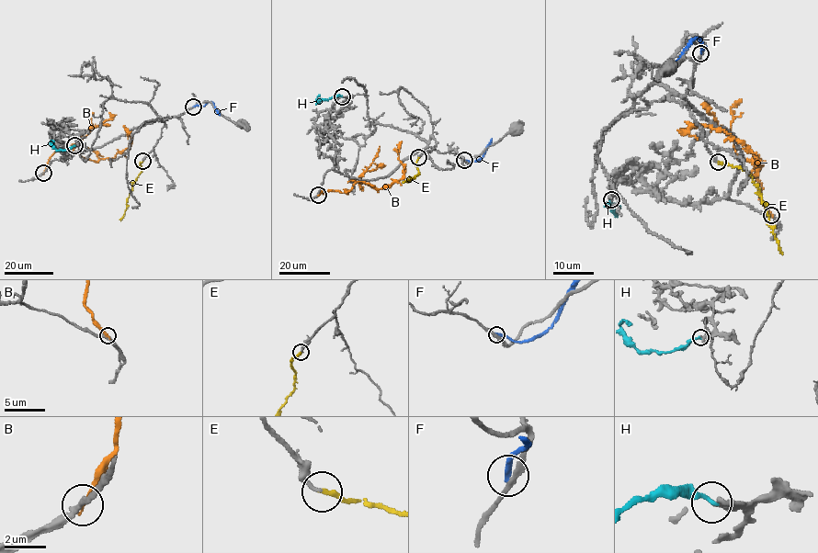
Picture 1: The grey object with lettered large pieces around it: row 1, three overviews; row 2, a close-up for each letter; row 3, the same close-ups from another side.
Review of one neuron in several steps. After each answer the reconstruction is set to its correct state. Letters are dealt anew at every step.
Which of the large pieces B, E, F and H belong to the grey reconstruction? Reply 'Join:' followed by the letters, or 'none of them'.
Join: E

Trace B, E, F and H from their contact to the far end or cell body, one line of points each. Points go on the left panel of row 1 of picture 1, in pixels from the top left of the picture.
B: (43, 174), (56, 151), (74, 151), (85, 159), (97, 161), (113, 158), (131, 142), (127, 129), (131, 130)
E: (142, 161), (120, 220)
F: (193, 107), (204, 106), (210, 102), (220, 116)
H: (74, 145), (65, 150), (56, 149), (51, 141), (54, 141)

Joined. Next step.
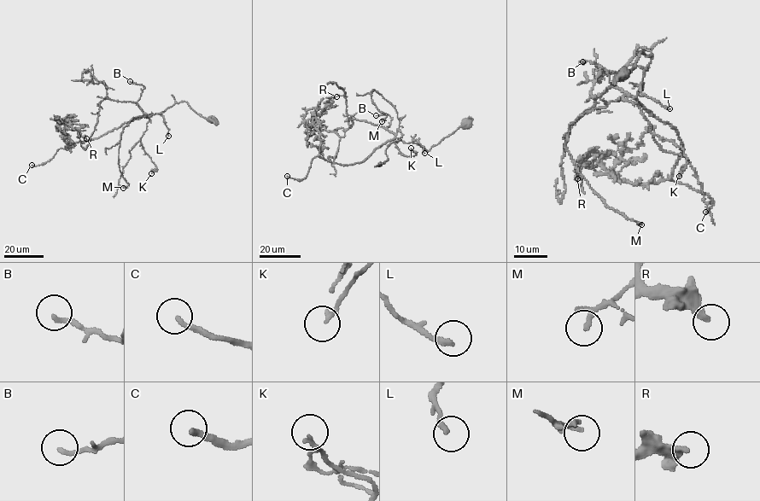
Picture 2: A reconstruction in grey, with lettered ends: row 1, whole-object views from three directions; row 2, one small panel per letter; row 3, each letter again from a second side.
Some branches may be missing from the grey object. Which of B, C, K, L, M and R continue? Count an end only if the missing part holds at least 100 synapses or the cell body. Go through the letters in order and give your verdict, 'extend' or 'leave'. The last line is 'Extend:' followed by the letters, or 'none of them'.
B: leave
C: extend
K: leave
L: leave
M: leave
R: leave
Extend: C

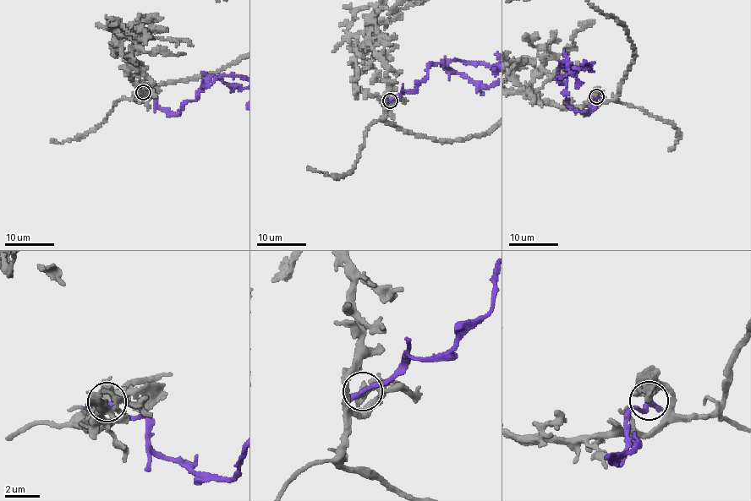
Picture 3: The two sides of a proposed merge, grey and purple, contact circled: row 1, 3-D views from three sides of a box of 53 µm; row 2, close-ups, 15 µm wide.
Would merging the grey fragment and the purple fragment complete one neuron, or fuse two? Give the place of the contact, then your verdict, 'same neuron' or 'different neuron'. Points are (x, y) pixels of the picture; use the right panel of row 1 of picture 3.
place (596, 96); different neuron

